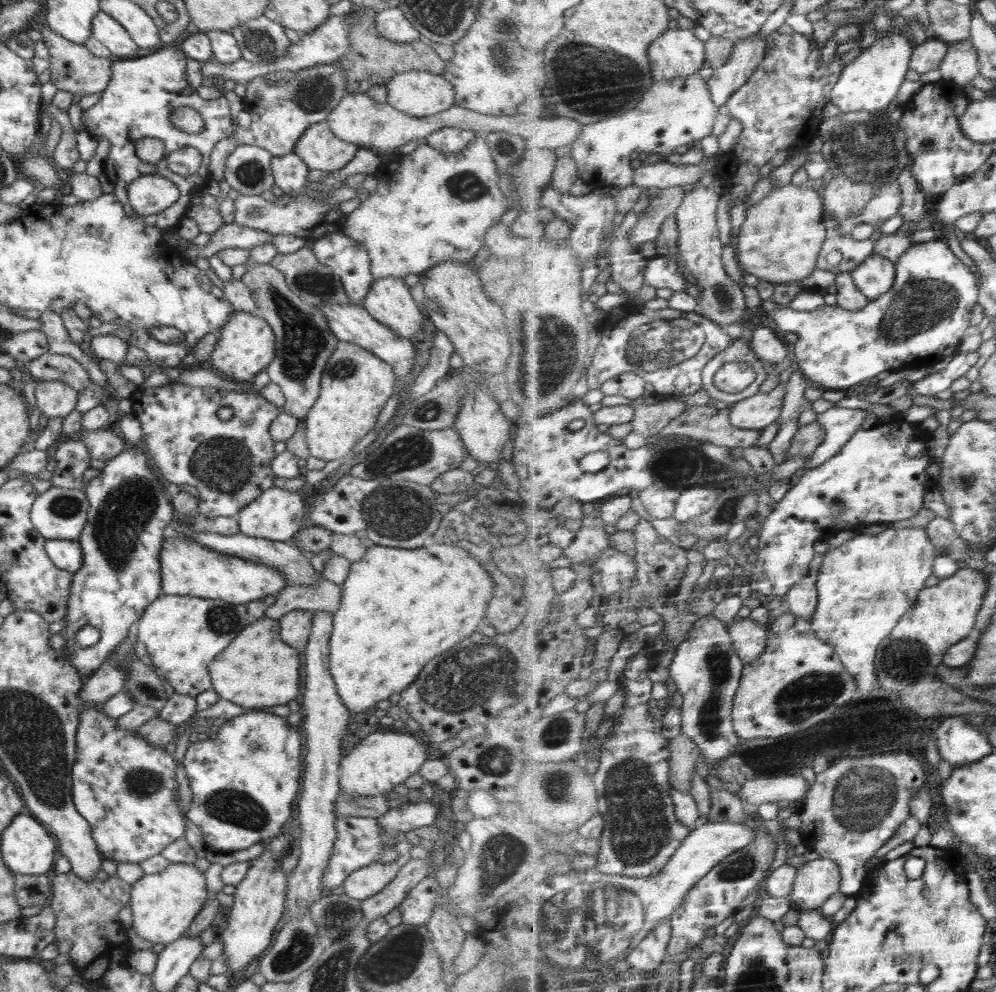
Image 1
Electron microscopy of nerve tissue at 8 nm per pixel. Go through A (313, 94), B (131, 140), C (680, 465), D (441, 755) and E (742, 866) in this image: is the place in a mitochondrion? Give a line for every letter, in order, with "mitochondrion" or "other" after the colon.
A: mitochondrion
B: other
C: mitochondrion
D: other
E: mitochondrion

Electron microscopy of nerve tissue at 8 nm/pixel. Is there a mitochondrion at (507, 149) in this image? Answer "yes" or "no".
yes

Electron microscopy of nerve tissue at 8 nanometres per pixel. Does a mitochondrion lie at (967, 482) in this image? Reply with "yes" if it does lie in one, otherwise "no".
yes

